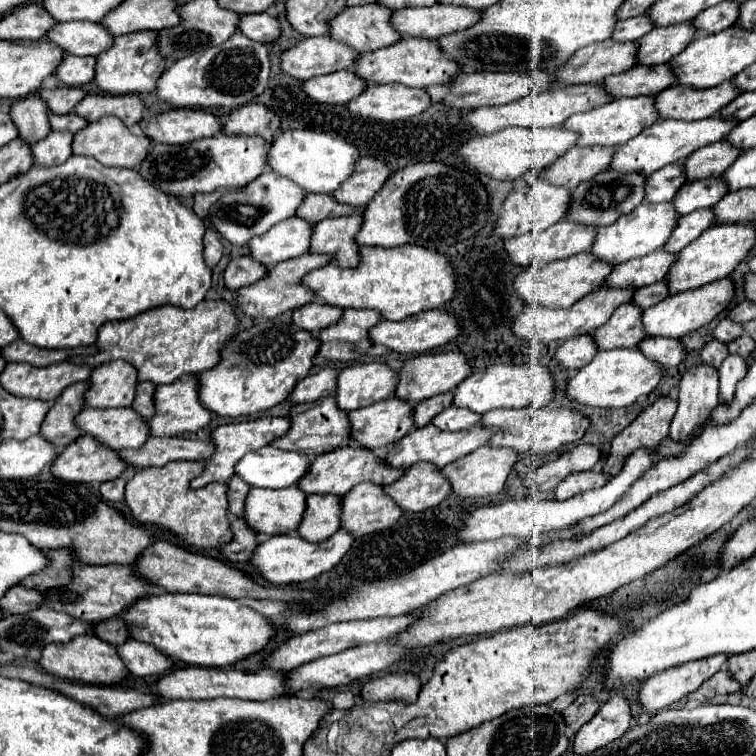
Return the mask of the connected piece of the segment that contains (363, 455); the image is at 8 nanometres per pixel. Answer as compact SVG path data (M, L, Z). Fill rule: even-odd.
M339 447L335 451L323 453L319 455L313 463L311 463L311 471L307 477L301 479L299 489L309 493L331 493L331 495L347 495L347 491L351 491L351 487L363 483L363 481L371 481L371 483L379 483L379 485L391 485L397 479L401 479L405 469L393 469L389 467L381 457L377 457L371 449L365 447Z

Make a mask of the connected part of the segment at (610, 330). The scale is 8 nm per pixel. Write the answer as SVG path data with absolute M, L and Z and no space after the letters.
M635 303L621 305L611 319L599 327L593 335L599 349L617 349L617 347L637 347L647 333L641 323L643 309Z

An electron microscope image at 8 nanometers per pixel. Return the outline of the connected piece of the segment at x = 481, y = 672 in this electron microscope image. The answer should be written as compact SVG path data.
M579 611L579 613L569 615L569 617L565 617L565 619L561 619L561 621L555 621L555 623L537 625L537 627L535 627L535 625L521 625L521 627L505 629L505 631L493 633L493 635L489 635L489 637L483 637L483 639L471 643L471 645L455 647L455 649L451 649L451 651L449 651L449 653L435 665L435 669L433 669L433 677L431 677L431 679L427 681L427 685L421 689L419 699L417 699L415 703L409 703L409 705L407 705L407 703L397 703L397 701L385 701L385 711L389 713L391 723L393 723L393 729L395 729L395 737L393 737L391 745L389 745L389 749L391 749L393 745L397 745L399 741L405 741L405 739L411 739L411 737L423 737L423 739L425 739L425 737L435 737L435 739L453 737L453 735L465 733L465 731L469 731L469 729L473 729L473 727L479 727L481 723L485 723L485 721L489 721L489 719L501 717L503 713L511 711L511 709L519 709L519 707L525 707L525 705L545 705L545 703L553 701L553 699L559 697L559 695L571 693L571 691L573 691L573 689L587 677L587 673L589 673L589 665L591 665L591 661L593 661L595 655L597 655L599 643L601 643L601 647L609 647L609 643L615 641L613 637L619 637L619 639L621 639L621 623L619 623L617 619L611 619L611 617L607 617L607 615L599 613L599 611Z

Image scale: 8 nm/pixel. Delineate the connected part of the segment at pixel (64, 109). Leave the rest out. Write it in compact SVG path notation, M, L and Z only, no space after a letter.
M57 87L57 89L41 89L39 95L47 101L51 113L65 115L75 109L75 105L87 95L87 91L79 87Z

